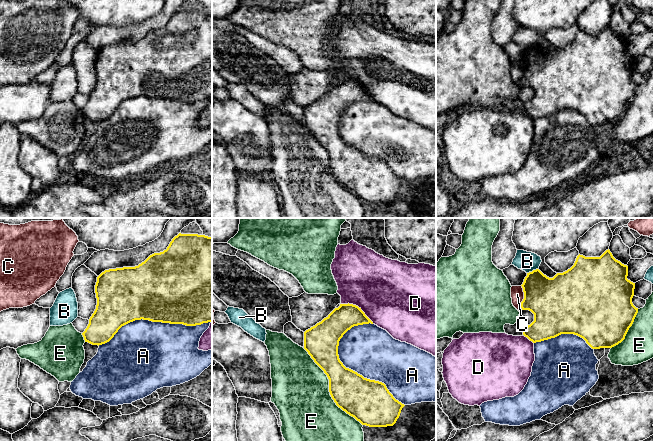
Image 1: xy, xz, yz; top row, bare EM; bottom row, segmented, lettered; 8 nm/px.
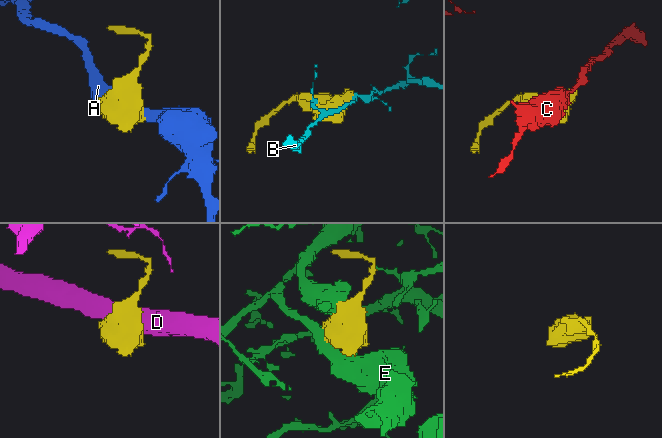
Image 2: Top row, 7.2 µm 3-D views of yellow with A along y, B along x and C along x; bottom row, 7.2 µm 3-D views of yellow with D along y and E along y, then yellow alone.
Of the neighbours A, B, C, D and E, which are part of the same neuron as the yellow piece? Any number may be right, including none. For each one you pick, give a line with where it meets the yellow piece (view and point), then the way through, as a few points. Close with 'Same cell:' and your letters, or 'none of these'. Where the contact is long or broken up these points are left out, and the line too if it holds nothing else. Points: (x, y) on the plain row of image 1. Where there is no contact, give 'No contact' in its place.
Same cell: none of these

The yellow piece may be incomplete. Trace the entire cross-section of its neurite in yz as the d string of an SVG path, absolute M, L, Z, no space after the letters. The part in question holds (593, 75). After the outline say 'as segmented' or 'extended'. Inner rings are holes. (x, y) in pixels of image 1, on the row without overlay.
M610 26L600 33L578 31L574 41L553 54L544 51L539 45L527 49L523 60L524 75L522 86L534 90L534 97L523 104L523 111L533 119L555 114L561 110L574 110L583 114L592 125L612 124L621 119L632 102L638 89L632 79L635 59L627 55L628 42L616 36Z; as segmented

